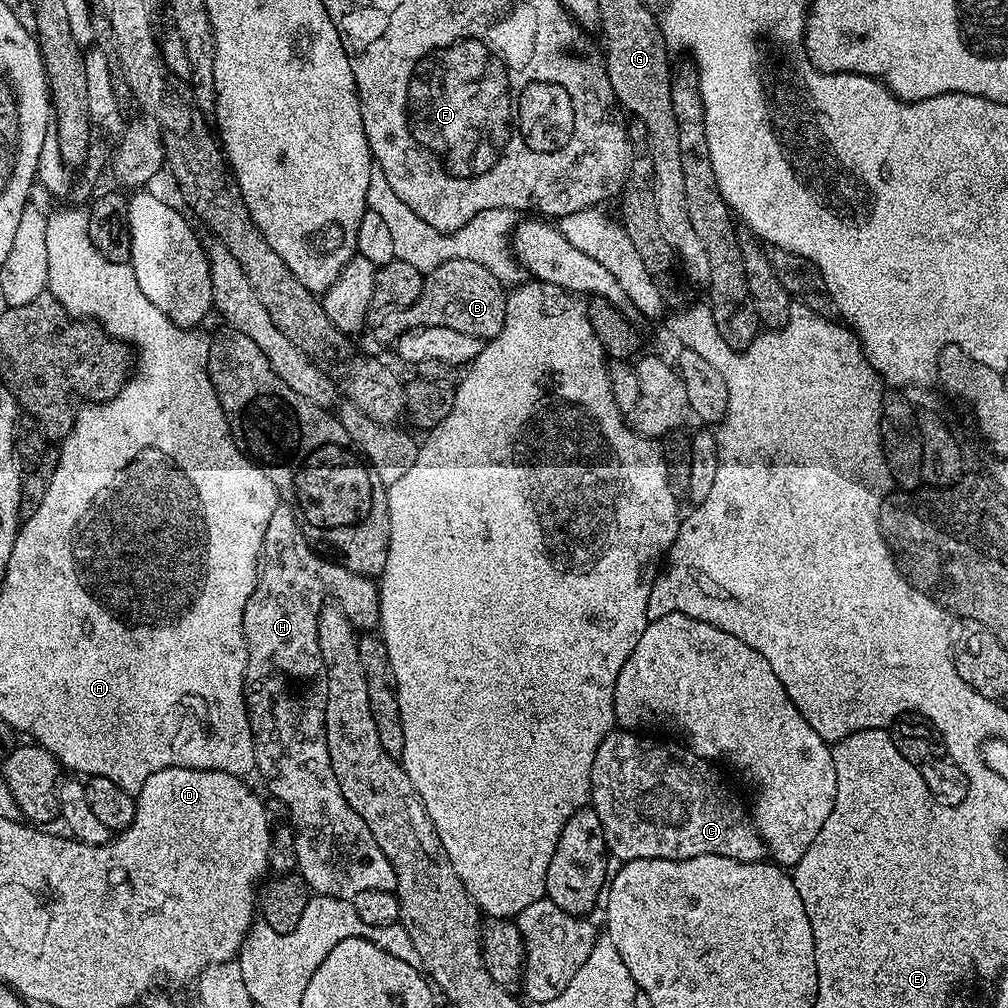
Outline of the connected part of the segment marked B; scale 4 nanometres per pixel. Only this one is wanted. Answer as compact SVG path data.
M451 259L425 275L418 302L406 309L385 313L374 334L380 342L393 343L410 327L446 325L452 330L489 340L496 337L505 324L506 300L507 291L503 281L494 277L486 266L472 259Z

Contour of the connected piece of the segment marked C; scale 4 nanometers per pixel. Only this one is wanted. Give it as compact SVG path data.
M613 730L598 746L594 766L592 767L592 794L590 806L598 814L602 824L603 840L607 844L608 853L613 859L620 862L637 860L638 858L662 858L663 860L685 860L702 854L718 854L726 858L734 858L742 862L760 862L765 859L766 849L764 839L758 834L756 824L752 820L751 811L732 793L732 788L720 777L721 769L713 761L703 760L698 754L694 754L683 743L669 742L664 738L651 740L651 735L641 734L636 730Z

